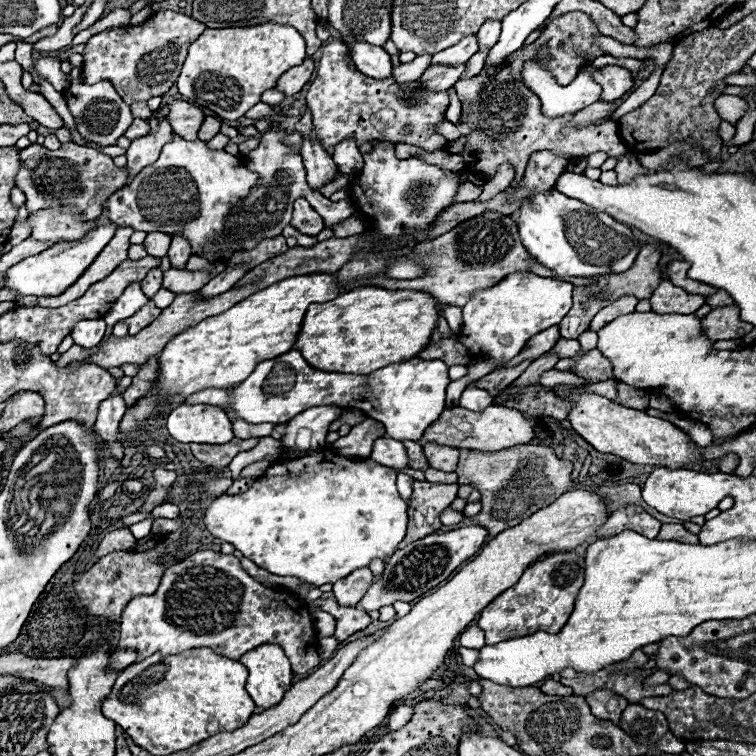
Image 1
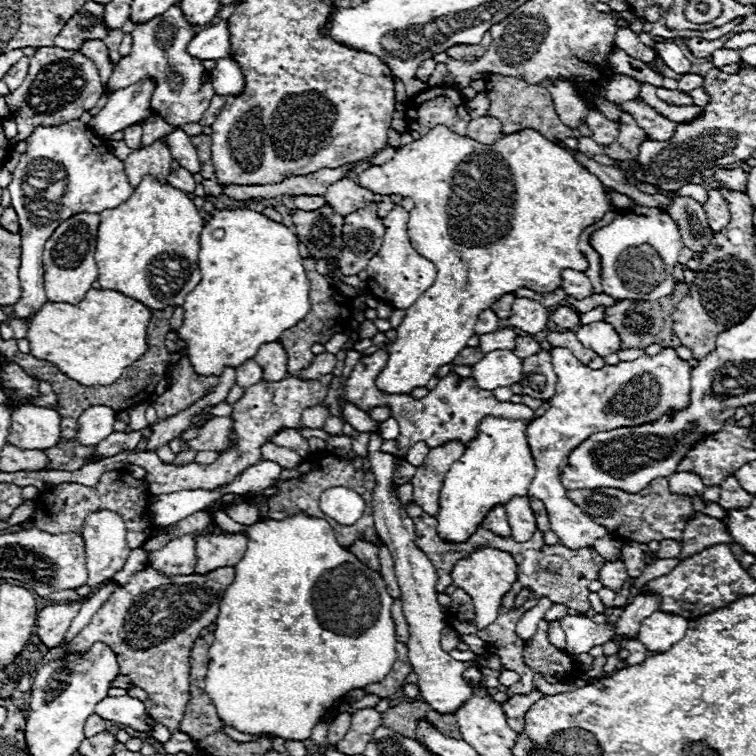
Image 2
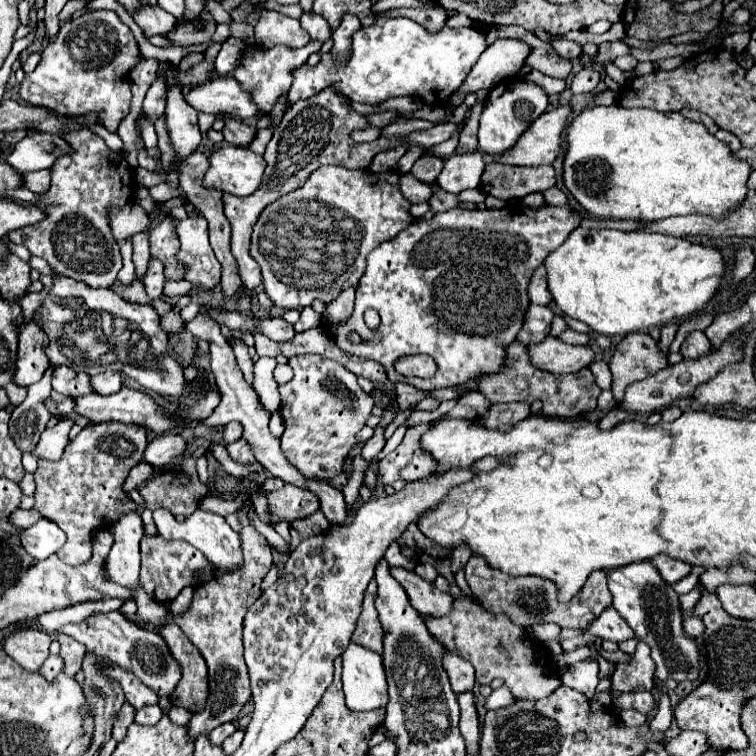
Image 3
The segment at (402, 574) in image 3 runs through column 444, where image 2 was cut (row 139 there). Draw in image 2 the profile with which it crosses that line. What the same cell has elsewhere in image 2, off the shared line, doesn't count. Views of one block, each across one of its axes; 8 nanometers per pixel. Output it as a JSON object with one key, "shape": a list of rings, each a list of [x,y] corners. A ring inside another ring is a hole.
{"shape":[[[590,110],[586,116],[586,126],[592,130],[592,140],[600,146],[612,144],[620,132],[620,124],[614,120],[608,120],[600,110]]]}

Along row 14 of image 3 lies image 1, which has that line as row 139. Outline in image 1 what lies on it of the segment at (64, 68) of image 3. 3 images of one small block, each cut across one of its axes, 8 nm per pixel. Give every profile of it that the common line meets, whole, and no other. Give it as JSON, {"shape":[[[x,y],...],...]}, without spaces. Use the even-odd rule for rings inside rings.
{"shape":[[[102,80],[98,84],[70,84],[64,92],[64,100],[68,104],[70,114],[76,120],[76,132],[84,142],[94,142],[98,146],[114,146],[120,136],[128,130],[132,124],[132,112],[130,106],[120,100],[118,92],[112,88],[110,82]]]}

